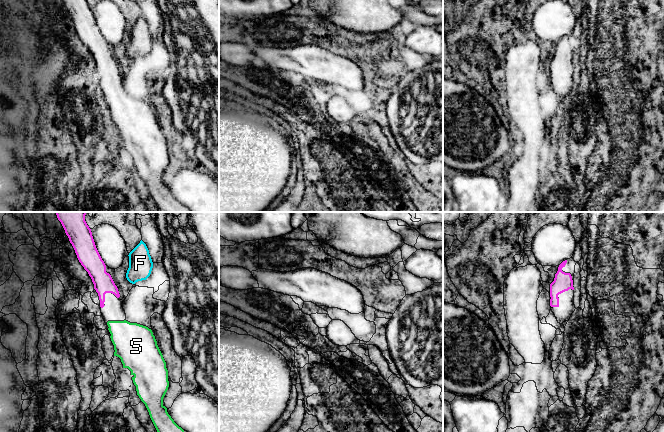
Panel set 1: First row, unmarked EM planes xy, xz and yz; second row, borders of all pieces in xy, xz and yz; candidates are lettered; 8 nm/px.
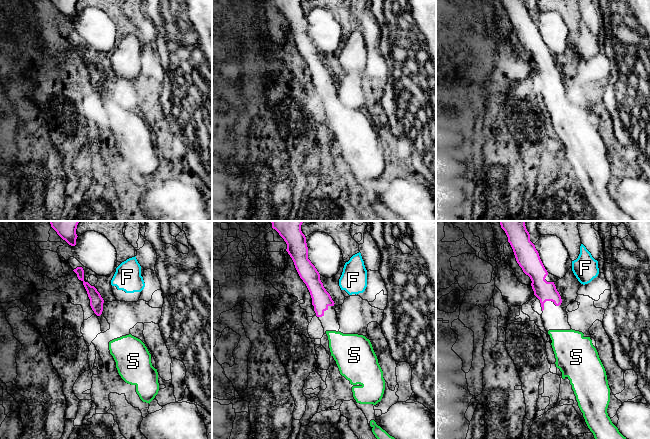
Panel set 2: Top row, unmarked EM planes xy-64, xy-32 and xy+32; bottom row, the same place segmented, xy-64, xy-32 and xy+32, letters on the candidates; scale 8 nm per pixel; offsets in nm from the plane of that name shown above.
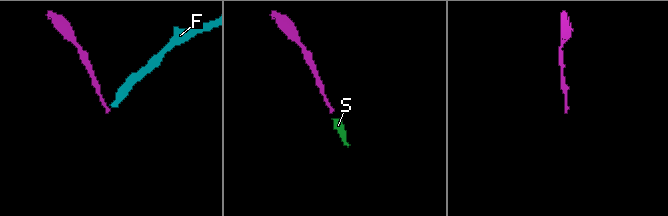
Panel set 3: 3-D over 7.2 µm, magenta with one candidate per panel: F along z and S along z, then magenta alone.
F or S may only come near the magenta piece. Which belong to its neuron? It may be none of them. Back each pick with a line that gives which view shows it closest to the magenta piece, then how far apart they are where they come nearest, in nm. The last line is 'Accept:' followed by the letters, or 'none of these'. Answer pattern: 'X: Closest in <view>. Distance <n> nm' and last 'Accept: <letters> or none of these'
S: Closest in xy. Distance 120 nm
Accept: S

